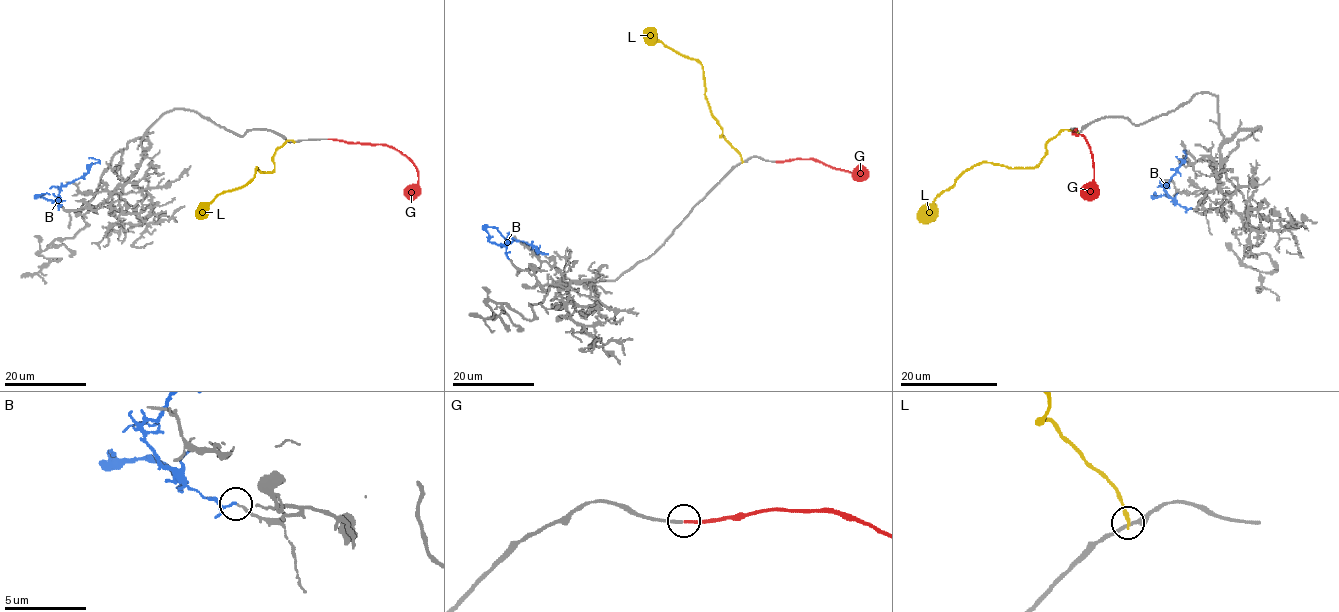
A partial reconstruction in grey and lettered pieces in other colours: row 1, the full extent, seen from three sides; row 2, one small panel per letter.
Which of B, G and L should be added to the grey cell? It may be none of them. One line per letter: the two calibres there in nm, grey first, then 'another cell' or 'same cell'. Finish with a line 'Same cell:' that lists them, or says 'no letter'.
B: calibres 140 and 70 nm; another cell
G: calibres 190 and 160 nm; same cell
L: calibres 240 and 280 nm; another cell
Same cell: G

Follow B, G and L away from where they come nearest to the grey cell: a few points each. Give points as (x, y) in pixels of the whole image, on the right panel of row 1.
B: (1191, 209), (1177, 204), (1163, 185), (1174, 174), (1185, 157), (1183, 150), (1186, 150)
G: (1075, 128), (1073, 133), (1081, 134), (1092, 157), (1095, 195), (1090, 199)
L: (1077, 132), (1062, 129), (1046, 144), (1046, 155), (1034, 167), (1011, 168), (979, 162), (934, 200), (922, 221)

